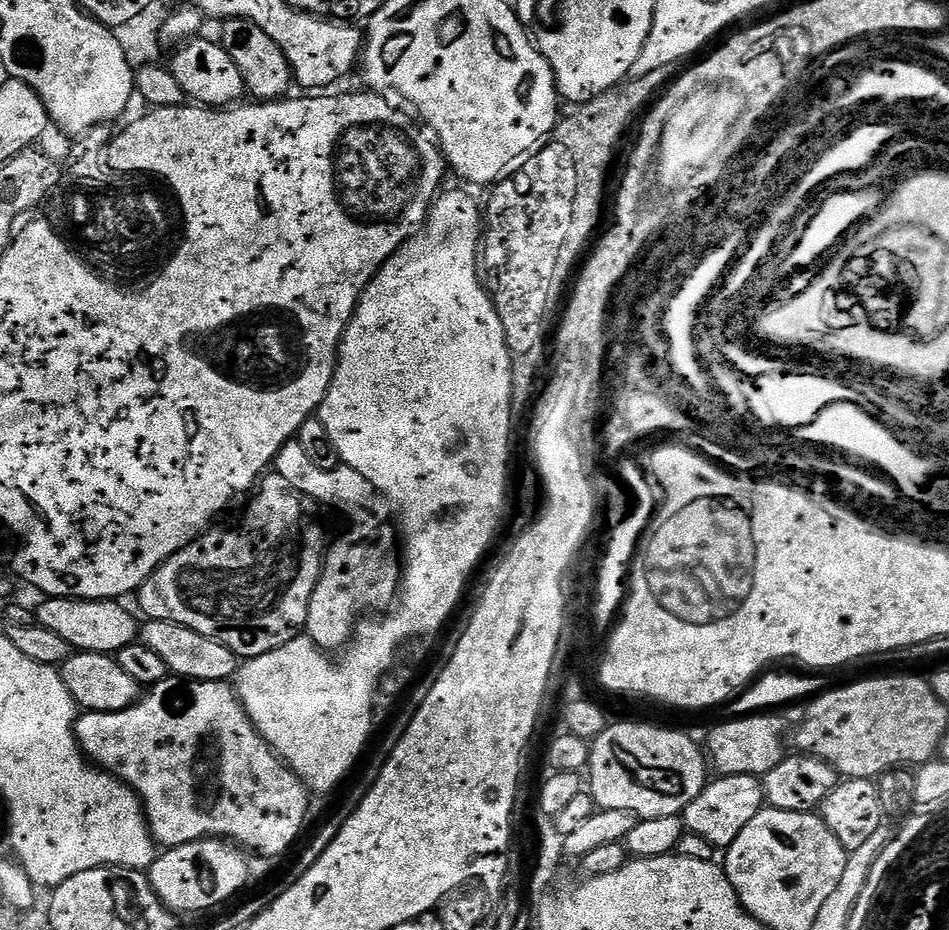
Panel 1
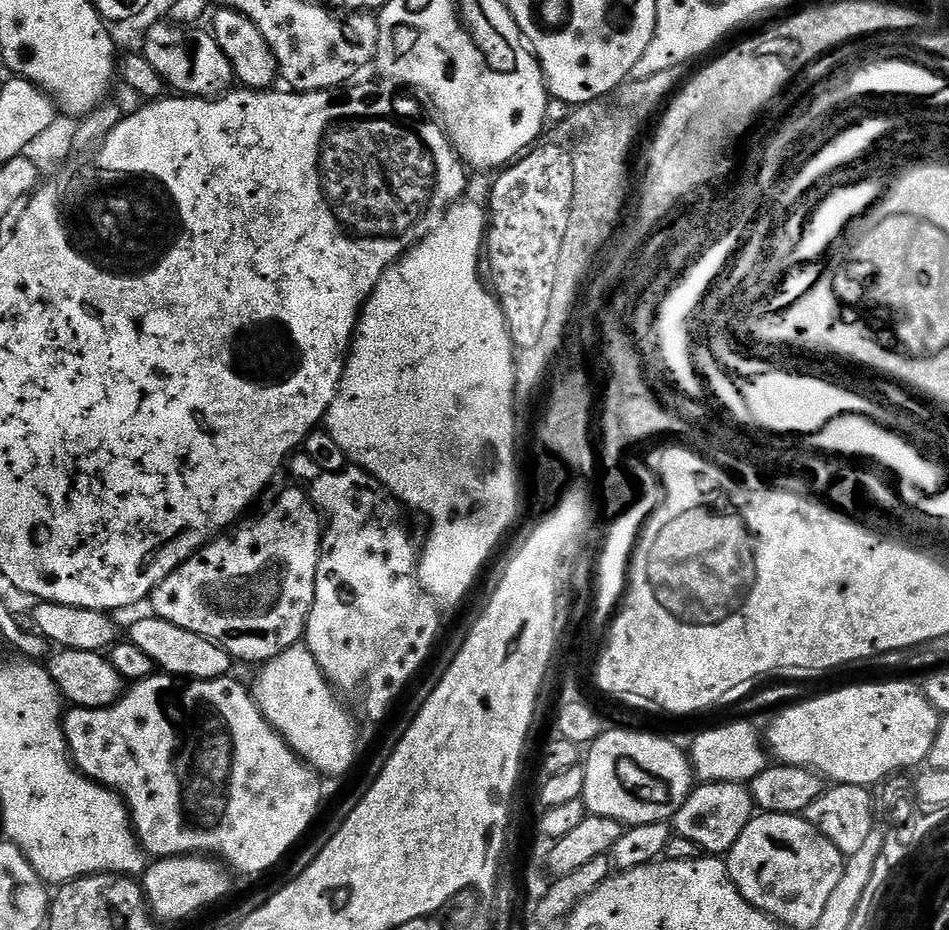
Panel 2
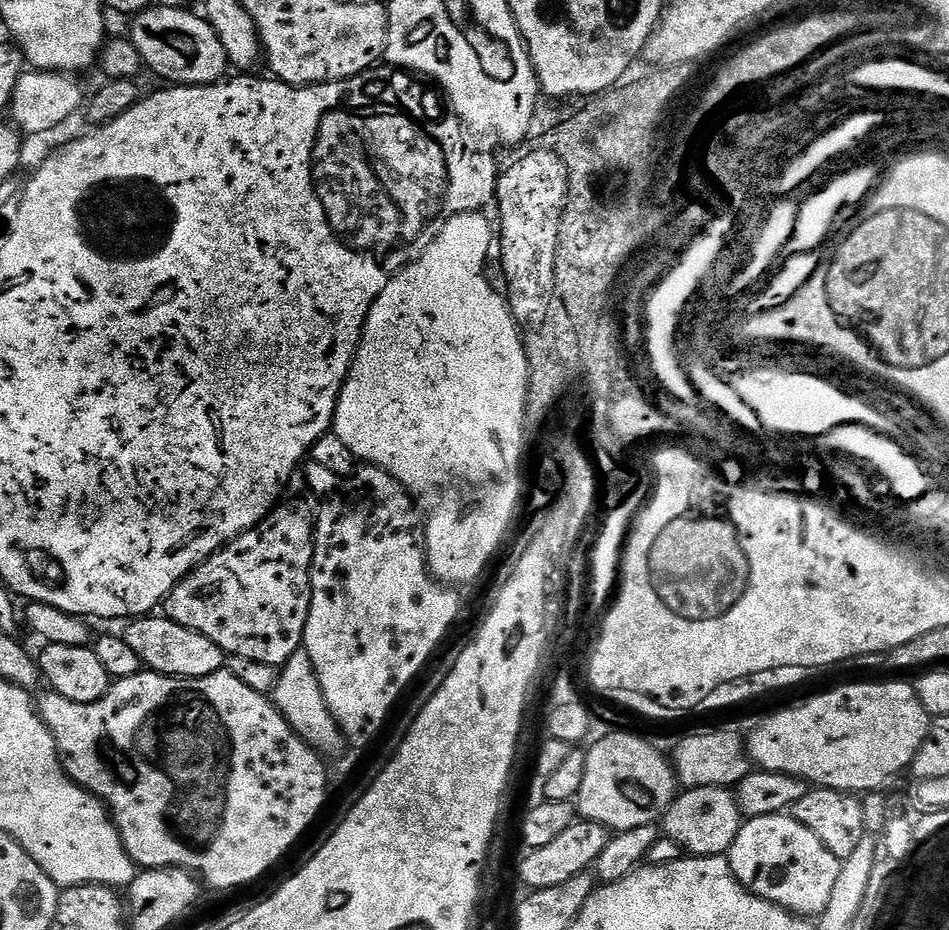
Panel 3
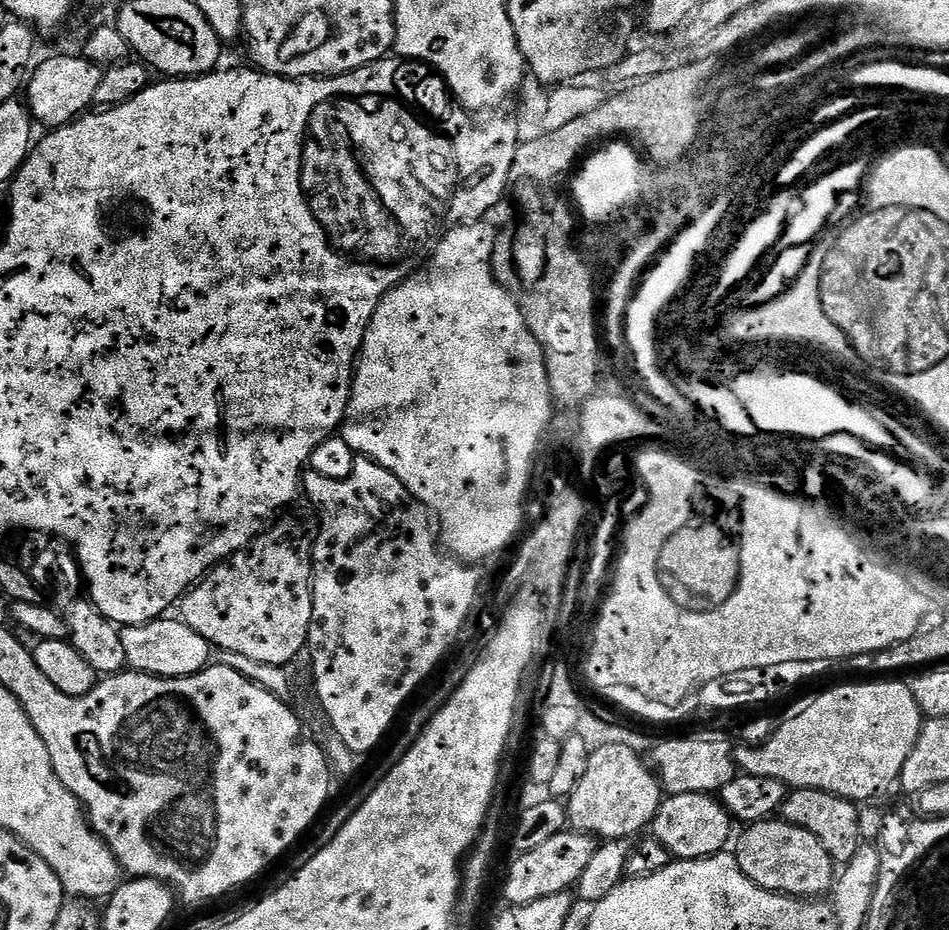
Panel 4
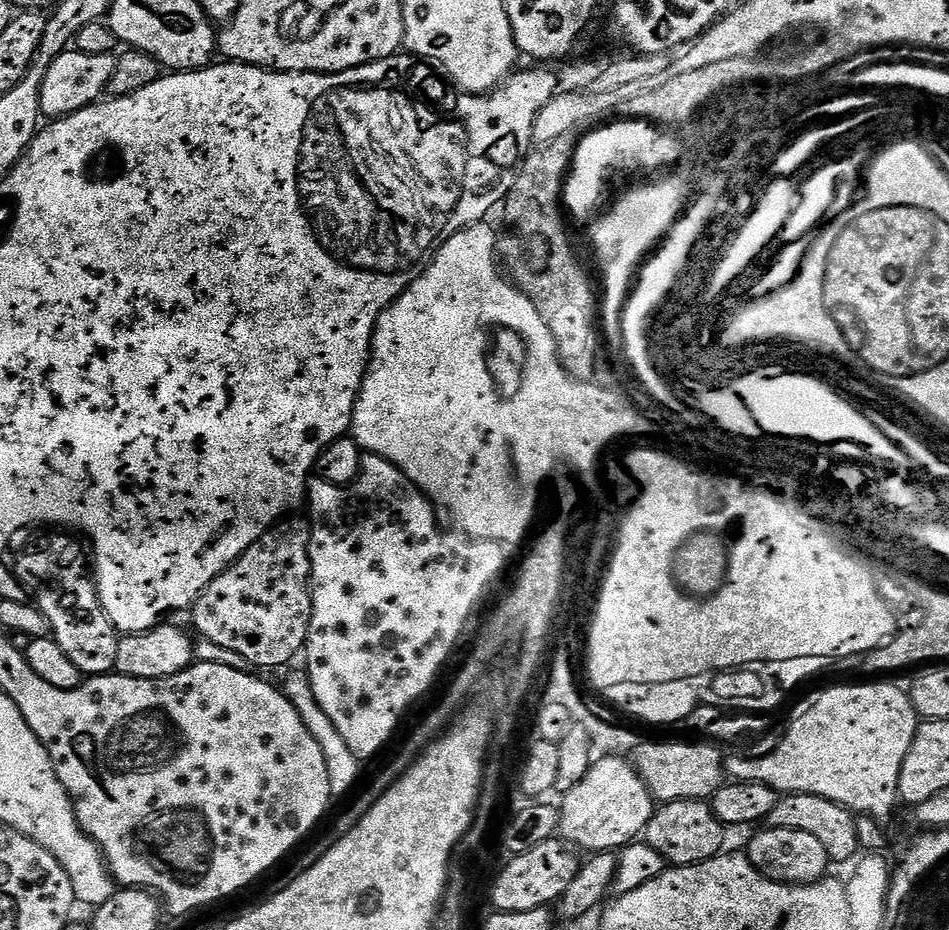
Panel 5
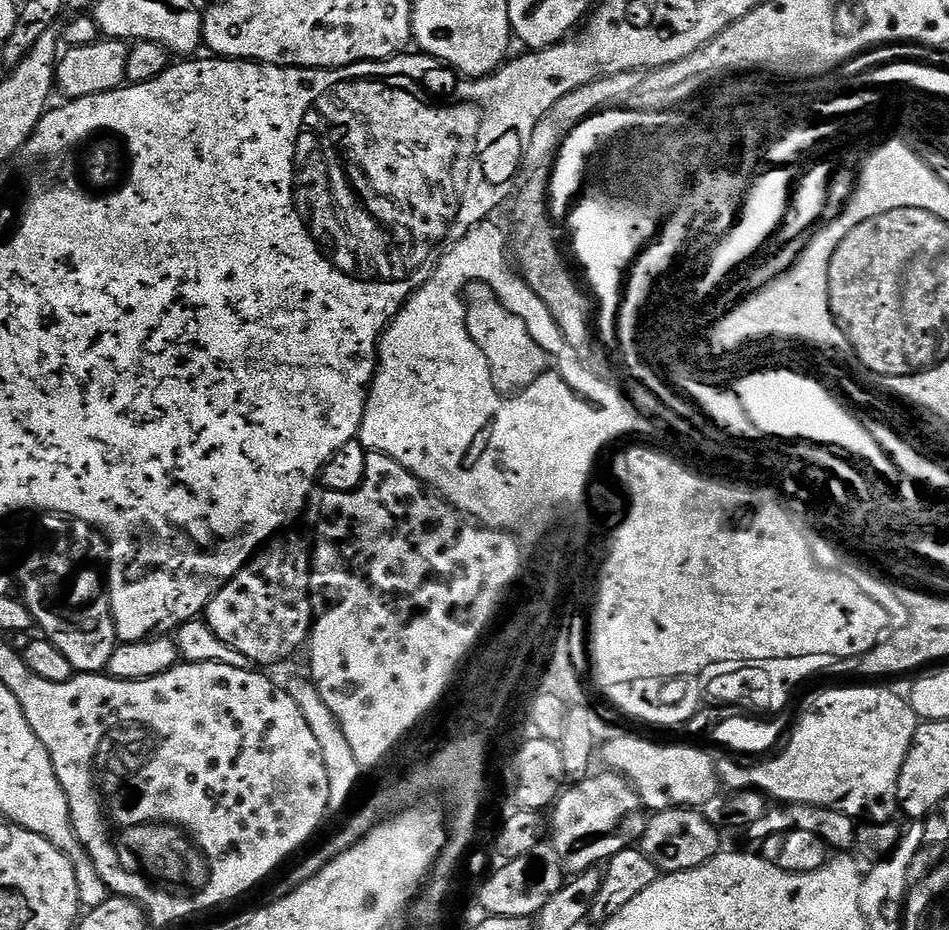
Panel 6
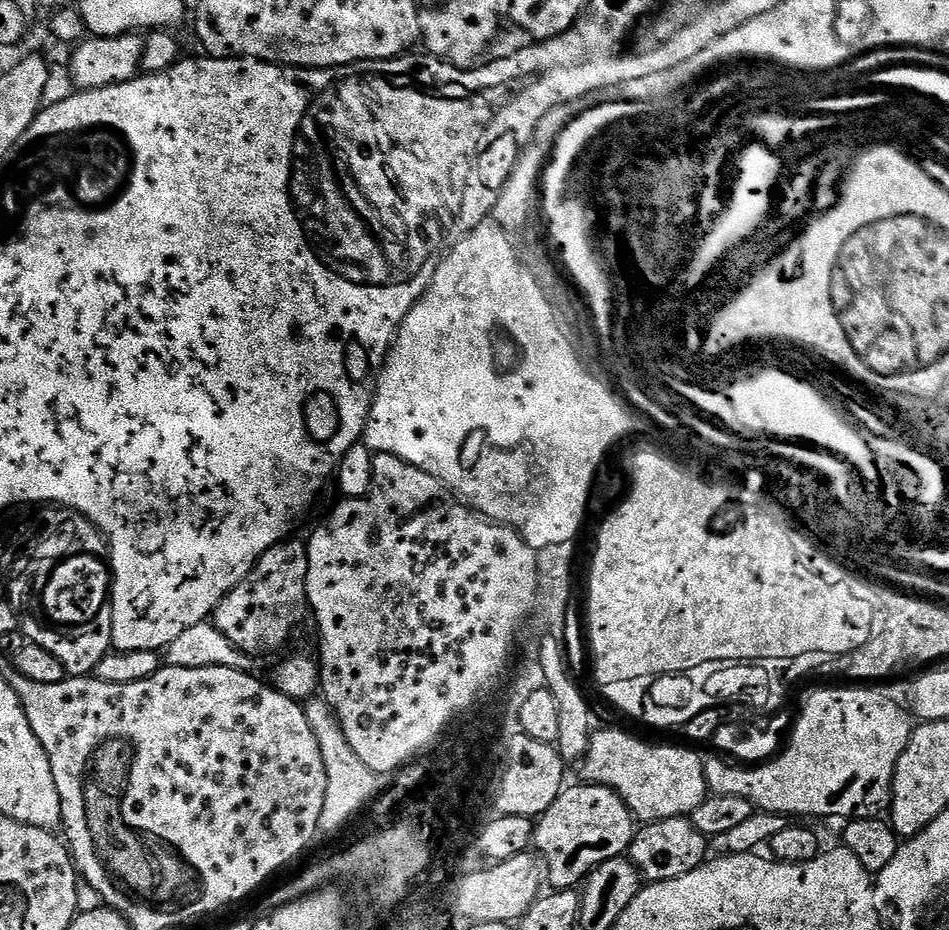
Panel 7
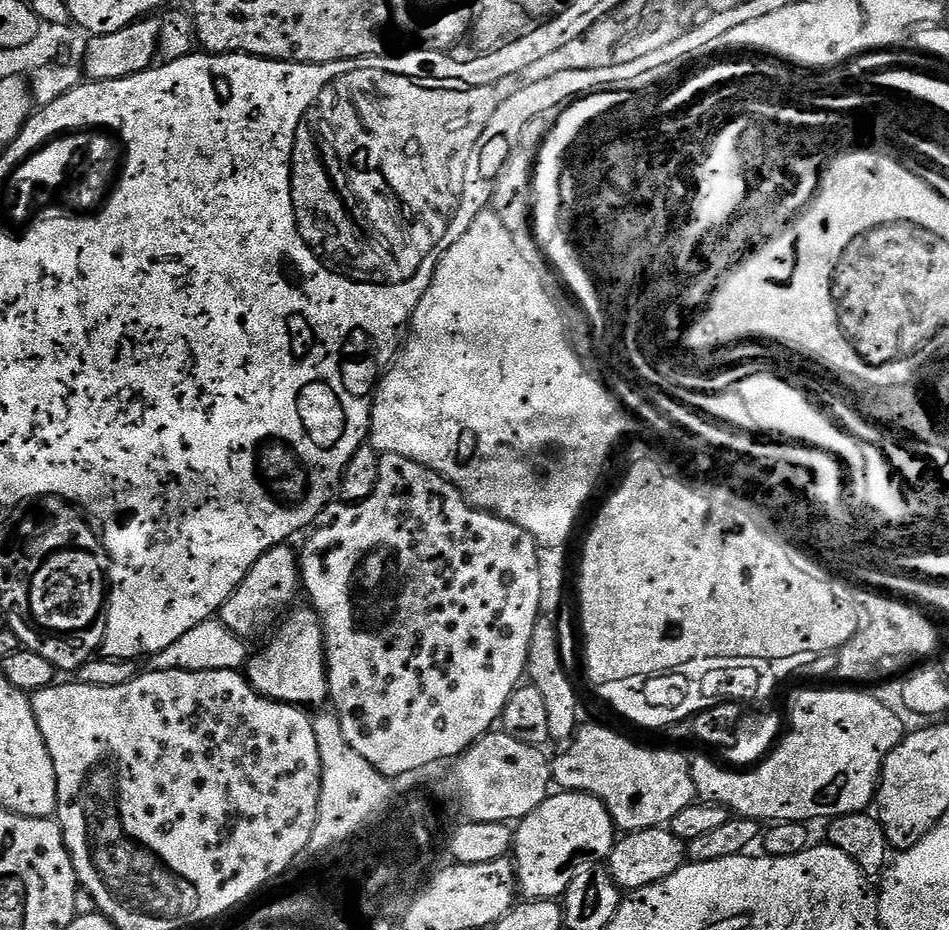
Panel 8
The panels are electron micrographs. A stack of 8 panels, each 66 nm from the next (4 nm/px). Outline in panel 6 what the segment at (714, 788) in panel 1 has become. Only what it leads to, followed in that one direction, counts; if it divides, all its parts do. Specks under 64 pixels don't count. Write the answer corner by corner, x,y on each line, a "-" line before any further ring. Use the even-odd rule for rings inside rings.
667,808
661,812
653,812
647,817
644,835
640,837
638,846
654,862
660,873
694,870
702,866
710,858
721,851
721,829
716,828
706,819
703,811
695,808

